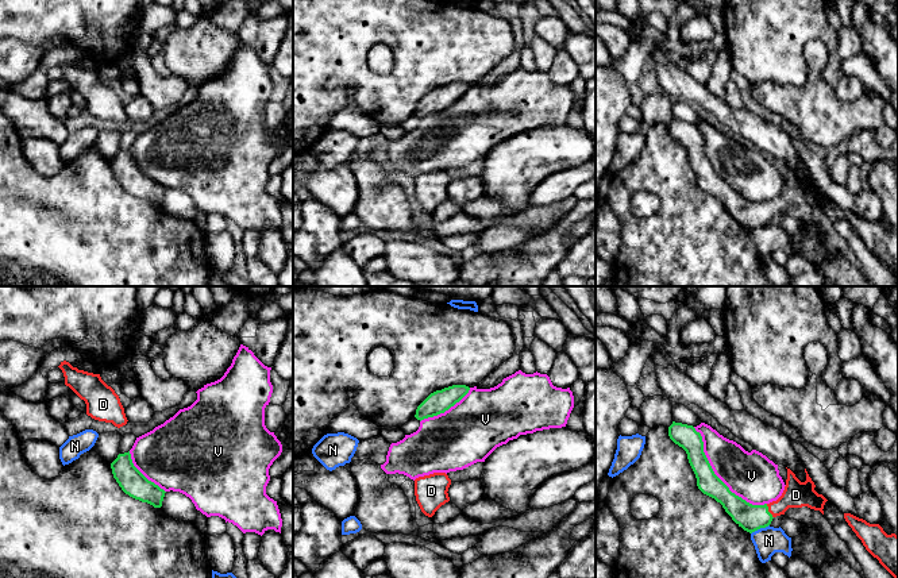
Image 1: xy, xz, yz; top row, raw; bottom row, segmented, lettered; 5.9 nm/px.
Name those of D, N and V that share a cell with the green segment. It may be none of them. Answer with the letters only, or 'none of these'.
D

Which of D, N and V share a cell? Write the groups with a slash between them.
D / N / V

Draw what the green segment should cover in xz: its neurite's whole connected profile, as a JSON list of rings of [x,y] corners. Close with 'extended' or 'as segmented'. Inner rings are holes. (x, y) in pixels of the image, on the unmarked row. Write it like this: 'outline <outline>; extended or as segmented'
outline [[[452,82],[442,88],[436,88],[417,104],[415,115],[421,119],[424,116],[444,111],[459,100],[469,90],[469,88],[470,85],[466,82]]]; as segmented

